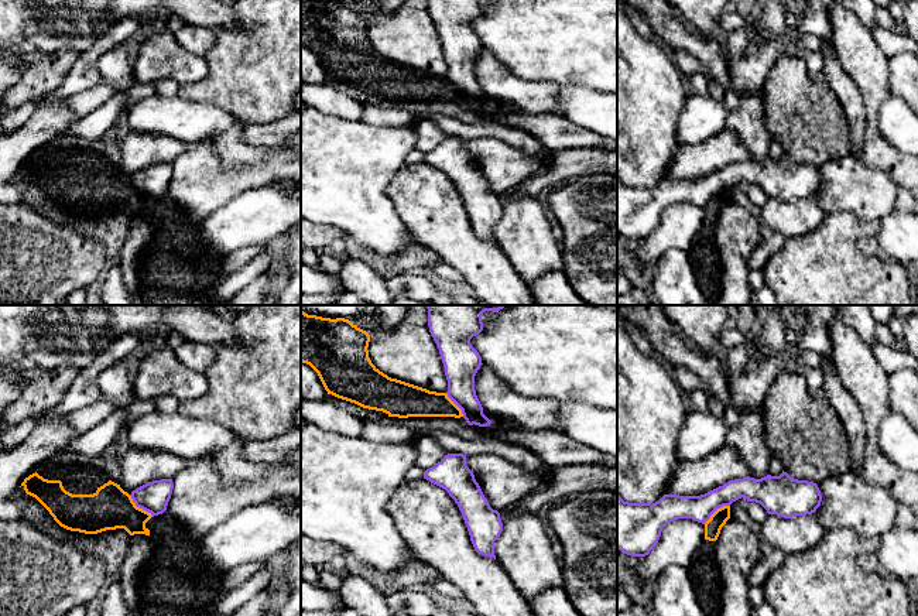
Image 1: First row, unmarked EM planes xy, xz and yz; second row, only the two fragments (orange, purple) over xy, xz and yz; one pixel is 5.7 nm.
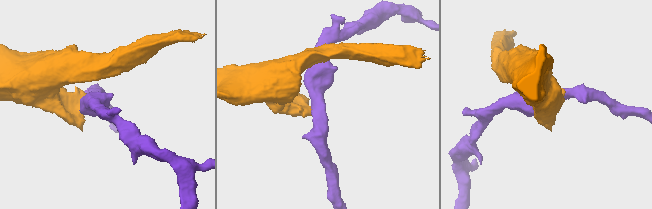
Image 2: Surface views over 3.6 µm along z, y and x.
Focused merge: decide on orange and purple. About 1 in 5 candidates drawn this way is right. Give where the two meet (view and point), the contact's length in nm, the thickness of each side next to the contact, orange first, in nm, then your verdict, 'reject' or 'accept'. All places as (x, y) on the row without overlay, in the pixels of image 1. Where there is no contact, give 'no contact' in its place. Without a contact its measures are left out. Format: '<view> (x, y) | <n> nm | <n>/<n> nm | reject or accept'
xy (139, 191) | 190 nm | 240/170 nm | reject

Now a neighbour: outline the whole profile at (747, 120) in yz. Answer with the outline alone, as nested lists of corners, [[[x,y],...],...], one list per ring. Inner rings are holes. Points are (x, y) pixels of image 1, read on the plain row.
[[[741,92],[740,105],[730,113],[727,127],[733,130],[750,151],[750,161],[768,158],[771,136],[765,124],[765,102],[761,92]]]

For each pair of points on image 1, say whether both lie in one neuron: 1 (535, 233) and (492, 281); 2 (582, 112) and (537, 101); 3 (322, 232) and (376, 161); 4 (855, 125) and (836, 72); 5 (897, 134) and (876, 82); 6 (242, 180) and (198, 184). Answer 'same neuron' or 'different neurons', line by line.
1: different neurons
2: different neurons
3: different neurons
4: same neuron
5: different neurons
6: same neuron

